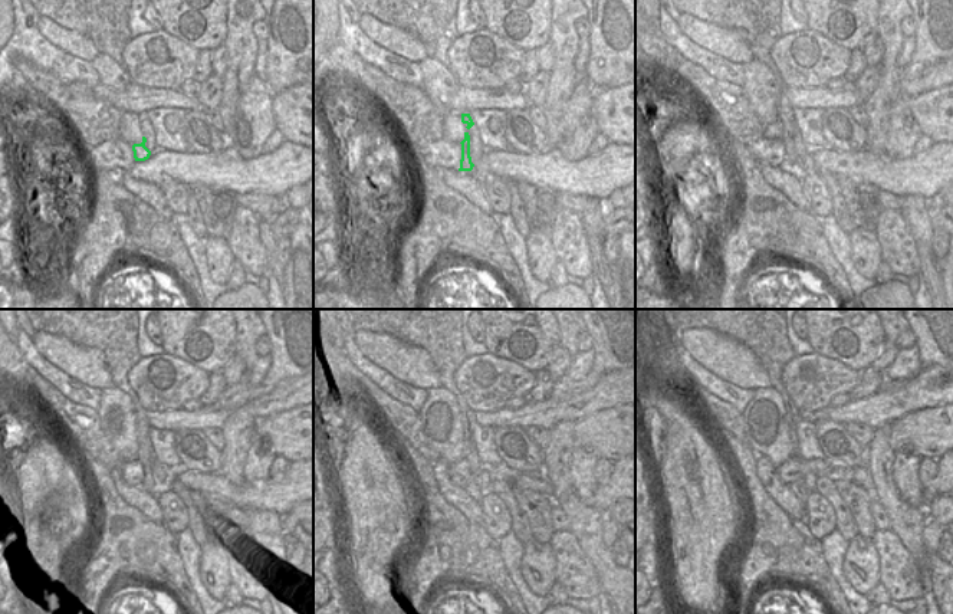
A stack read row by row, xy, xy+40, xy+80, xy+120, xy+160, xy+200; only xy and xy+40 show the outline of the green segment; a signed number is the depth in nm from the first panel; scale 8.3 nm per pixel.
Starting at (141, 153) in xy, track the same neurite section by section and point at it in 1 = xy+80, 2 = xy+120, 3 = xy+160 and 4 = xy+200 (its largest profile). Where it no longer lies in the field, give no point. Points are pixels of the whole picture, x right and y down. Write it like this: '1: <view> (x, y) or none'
1: xy+80 (785, 112)
2: xy+120 (117, 338)
3: xy+160 (442, 338)
4: xy+200 (768, 340)

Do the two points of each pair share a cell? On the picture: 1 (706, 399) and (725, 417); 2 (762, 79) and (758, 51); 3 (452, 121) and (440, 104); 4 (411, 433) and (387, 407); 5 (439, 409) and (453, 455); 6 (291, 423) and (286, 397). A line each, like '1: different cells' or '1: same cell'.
1: same cell
2: different cells
3: different cells
4: same cell
5: same cell
6: different cells

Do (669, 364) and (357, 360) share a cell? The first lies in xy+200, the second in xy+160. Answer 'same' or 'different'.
different

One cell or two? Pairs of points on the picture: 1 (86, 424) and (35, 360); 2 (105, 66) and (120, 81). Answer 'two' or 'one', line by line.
1: two
2: one

